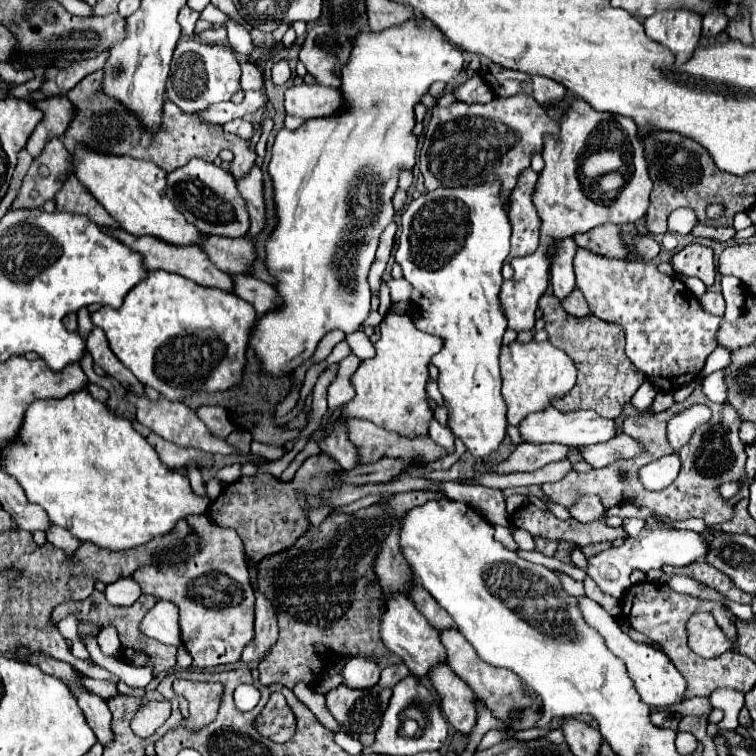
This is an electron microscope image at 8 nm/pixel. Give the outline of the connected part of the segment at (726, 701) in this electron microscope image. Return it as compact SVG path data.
M721 688L721 690L715 690L711 696L709 696L709 702L713 708L721 708L725 712L725 718L719 722L719 724L709 724L707 727L707 734L714 737L717 732L721 730L735 730L739 726L737 722L737 716L743 708L743 698L745 694L739 692L739 690L729 690L729 688Z

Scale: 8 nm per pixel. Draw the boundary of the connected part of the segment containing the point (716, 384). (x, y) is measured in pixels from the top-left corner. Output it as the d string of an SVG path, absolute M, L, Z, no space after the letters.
M717 370L703 380L703 392L711 402L725 402L727 400L727 386L725 386L725 372Z

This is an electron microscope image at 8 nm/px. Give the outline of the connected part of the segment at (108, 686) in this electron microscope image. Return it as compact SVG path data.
M83 676L83 686L87 686L91 692L101 696L103 700L109 700L111 696L117 694L117 684L113 680L91 680Z

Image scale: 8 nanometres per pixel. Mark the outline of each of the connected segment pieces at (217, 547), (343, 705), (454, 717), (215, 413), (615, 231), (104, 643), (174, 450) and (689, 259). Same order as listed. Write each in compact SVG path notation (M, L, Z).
M207 514L189 516L187 524L199 538L199 552L173 566L141 566L133 578L143 594L153 594L159 600L171 600L179 606L181 640L193 656L195 668L233 664L253 640L255 618L255 596L247 574L243 542L231 528L219 528Z
M341 684L335 690L327 692L325 698L327 698L327 708L335 716L335 720L341 726L347 726L347 730L357 738L363 732L375 734L379 730L383 712L385 712L385 708L387 708L387 704L391 700L391 690L389 688L381 688L379 684L375 684L373 688L365 688L365 690L353 690L353 688Z
M437 666L429 680L441 698L443 714L455 730L469 734L477 722L477 694L449 666Z
M201 406L197 410L197 416L203 420L203 424L221 438L227 438L233 432L233 424L227 418L225 408L215 408L215 406Z
M603 224L589 230L589 234L577 234L575 242L579 248L587 248L607 258L627 258L627 246L621 240L621 226L611 228L611 224Z
M105 626L105 628L101 628L101 632L99 632L99 646L101 646L101 650L105 652L105 654L109 654L109 656L113 656L113 654L117 654L121 648L121 642L119 642L119 636L117 636L117 630L113 628L113 626Z
M133 422L133 426L135 426L135 430L137 430L139 434L143 434L143 436L147 438L147 442L149 442L149 444L155 448L155 452L159 454L161 462L163 462L165 466L169 466L169 468L183 468L189 460L199 462L199 460L207 458L207 454L201 452L201 450L195 450L195 448L179 448L179 446L175 446L175 444L171 444L171 442L159 438L157 434L153 434L149 428L141 426L139 422Z
M691 244L677 252L671 258L671 266L675 268L675 272L681 272L685 276L697 276L705 282L705 286L711 286L715 280L713 250L701 244Z

